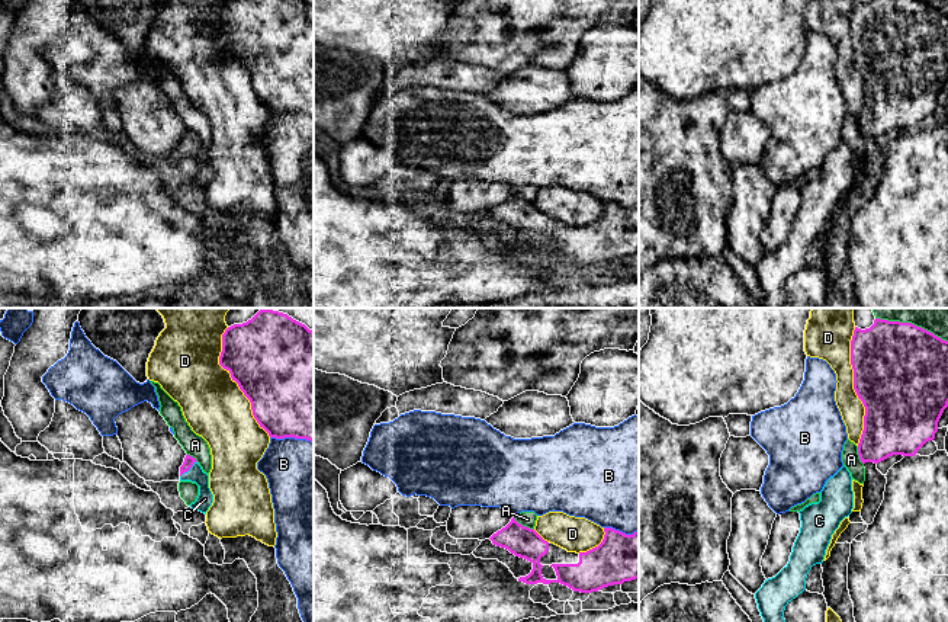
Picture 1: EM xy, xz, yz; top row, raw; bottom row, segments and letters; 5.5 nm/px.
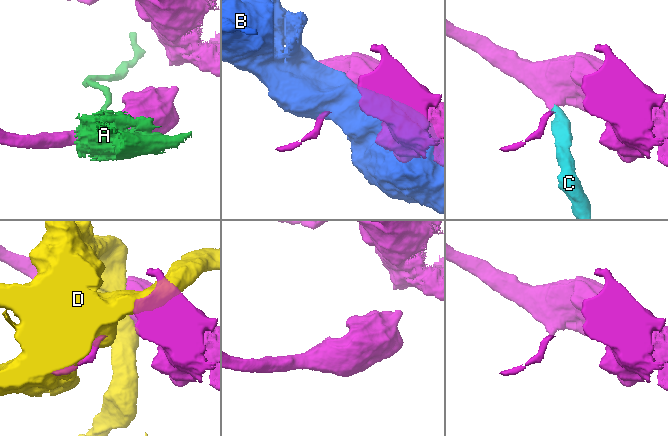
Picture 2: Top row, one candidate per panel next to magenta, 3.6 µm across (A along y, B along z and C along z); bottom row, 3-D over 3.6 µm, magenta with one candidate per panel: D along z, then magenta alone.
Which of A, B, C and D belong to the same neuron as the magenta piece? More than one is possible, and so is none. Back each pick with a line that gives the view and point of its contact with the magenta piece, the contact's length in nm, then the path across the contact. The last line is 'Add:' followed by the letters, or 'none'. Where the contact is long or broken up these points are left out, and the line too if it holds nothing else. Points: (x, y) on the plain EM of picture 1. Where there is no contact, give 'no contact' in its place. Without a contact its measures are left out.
C: meets magenta in xy at (188, 144); contact 130 nm long; runs through xy (189, 135), (188, 144), (203, 159), (205, 173)
Add: C

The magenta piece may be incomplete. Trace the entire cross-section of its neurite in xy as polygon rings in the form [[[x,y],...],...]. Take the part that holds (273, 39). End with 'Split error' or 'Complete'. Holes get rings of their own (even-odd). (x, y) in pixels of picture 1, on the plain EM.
[[[231,0],[222,9],[222,26],[219,39],[231,48],[240,64],[251,77],[253,90],[270,112],[285,113],[306,113],[314,116],[314,6],[306,0]]]. Complete

